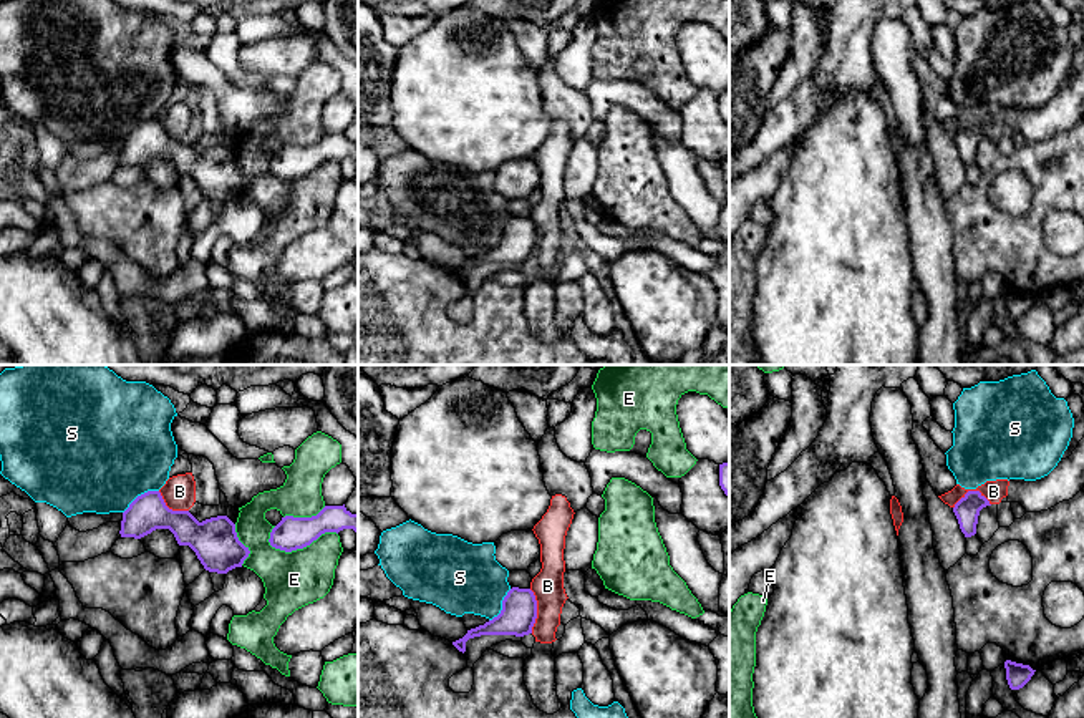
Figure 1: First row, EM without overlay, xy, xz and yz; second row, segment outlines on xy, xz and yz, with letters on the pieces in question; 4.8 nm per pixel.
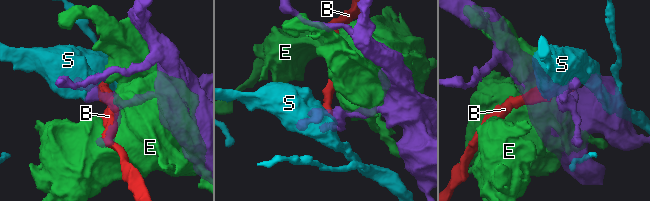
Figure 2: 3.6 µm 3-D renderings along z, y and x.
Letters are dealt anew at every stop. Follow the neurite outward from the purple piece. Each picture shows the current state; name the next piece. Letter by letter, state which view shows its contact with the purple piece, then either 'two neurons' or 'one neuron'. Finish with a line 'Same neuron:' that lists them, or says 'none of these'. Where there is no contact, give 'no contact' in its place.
B: meets purple in xz; two neurons
E: meets purple in xy; two neurons
S: meets purple in xy; two neurons
Same neuron: none of these

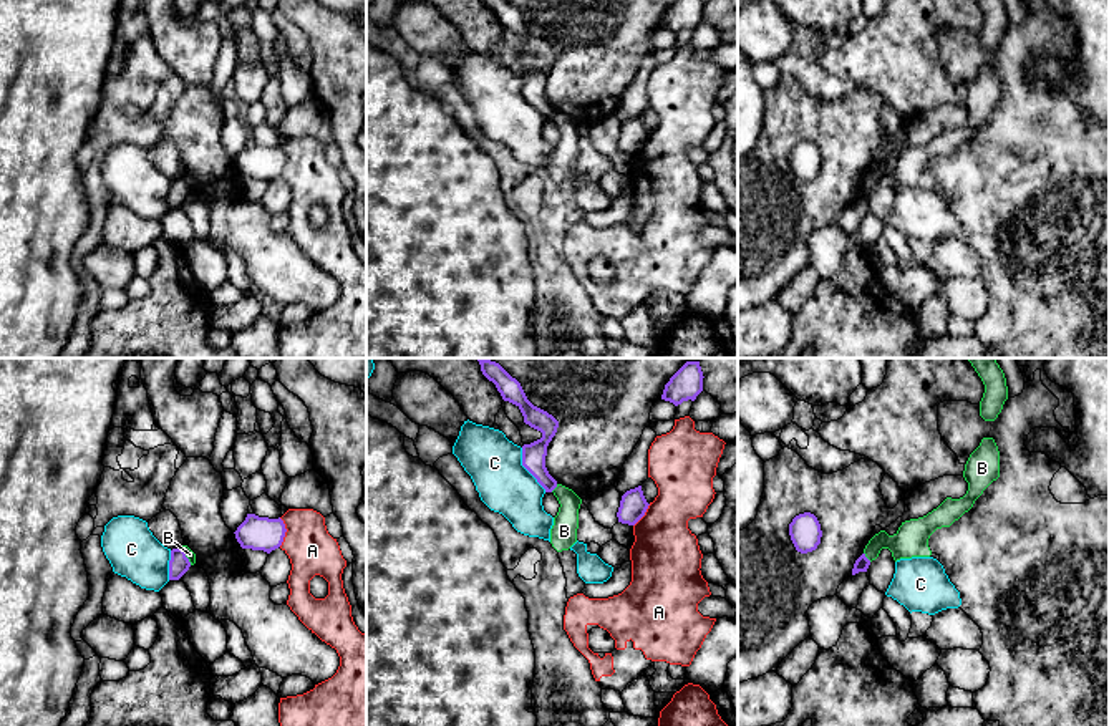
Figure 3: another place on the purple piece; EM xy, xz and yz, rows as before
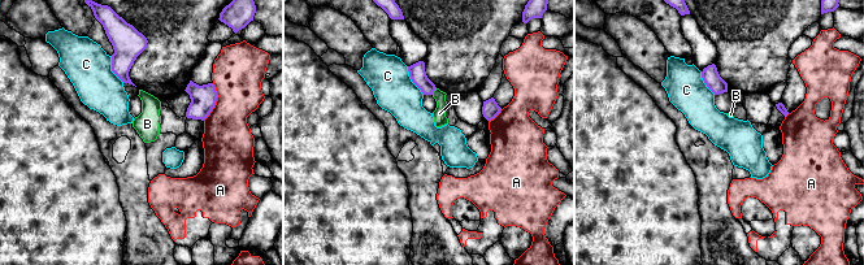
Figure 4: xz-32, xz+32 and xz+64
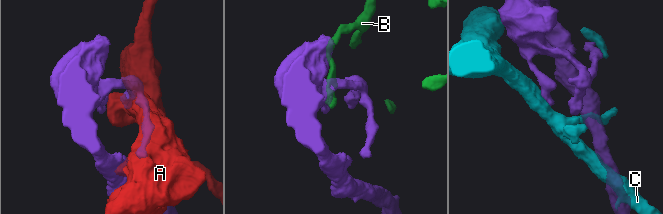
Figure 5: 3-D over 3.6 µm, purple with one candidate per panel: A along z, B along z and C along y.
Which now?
A: meets purple in xy; two neurons
B: meets purple in yz; one neuron
C: meets purple in xz; two neurons
Same neuron: B

